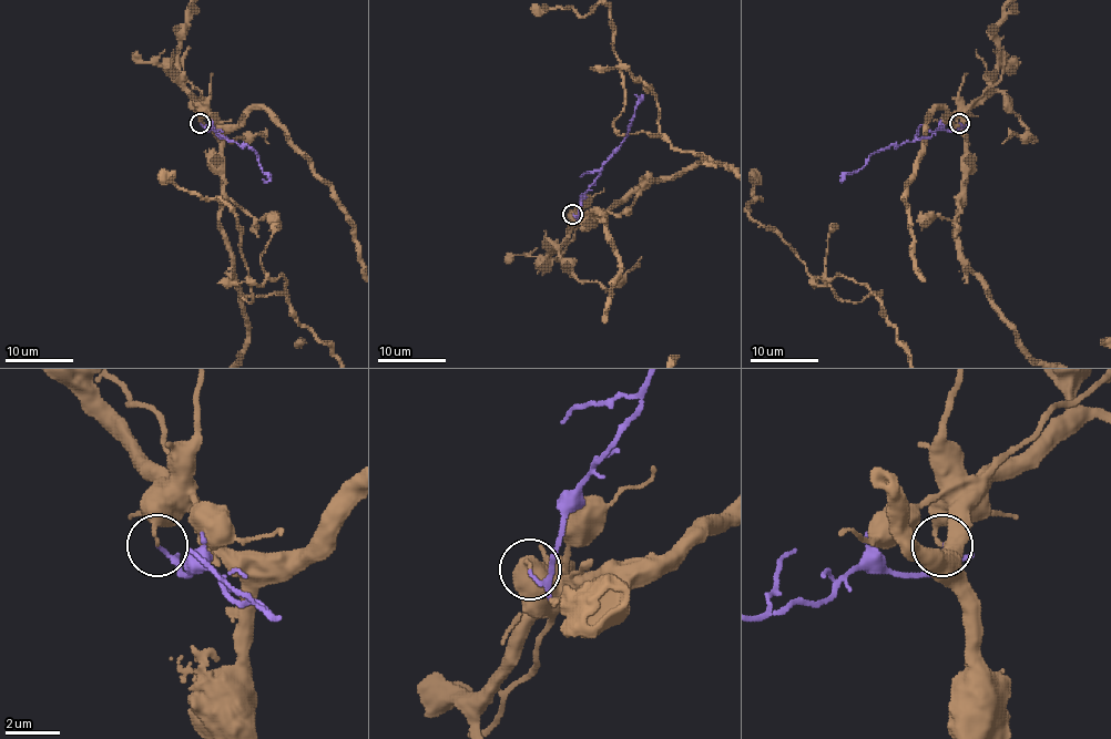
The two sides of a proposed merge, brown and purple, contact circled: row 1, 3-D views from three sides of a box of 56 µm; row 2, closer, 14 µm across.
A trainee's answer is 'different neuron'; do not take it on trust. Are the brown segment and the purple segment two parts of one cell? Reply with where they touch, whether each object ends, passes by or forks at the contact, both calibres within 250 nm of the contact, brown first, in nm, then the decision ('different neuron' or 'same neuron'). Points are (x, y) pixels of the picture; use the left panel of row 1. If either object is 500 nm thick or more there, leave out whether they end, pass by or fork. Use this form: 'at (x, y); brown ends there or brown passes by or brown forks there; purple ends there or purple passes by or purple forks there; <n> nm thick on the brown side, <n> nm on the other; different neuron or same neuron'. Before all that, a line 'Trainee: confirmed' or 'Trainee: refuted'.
Trainee: confirmed
at (200, 123); brown ends there; purple passes by; 140 nm thick on the brown side, 80 nm on the other; different neuron

